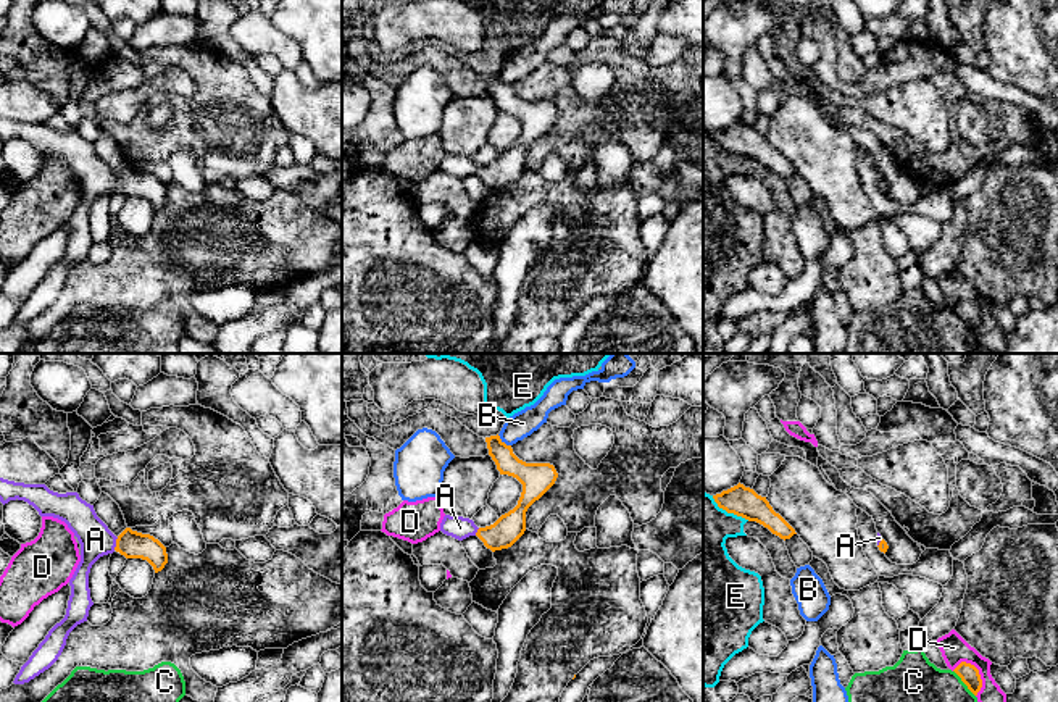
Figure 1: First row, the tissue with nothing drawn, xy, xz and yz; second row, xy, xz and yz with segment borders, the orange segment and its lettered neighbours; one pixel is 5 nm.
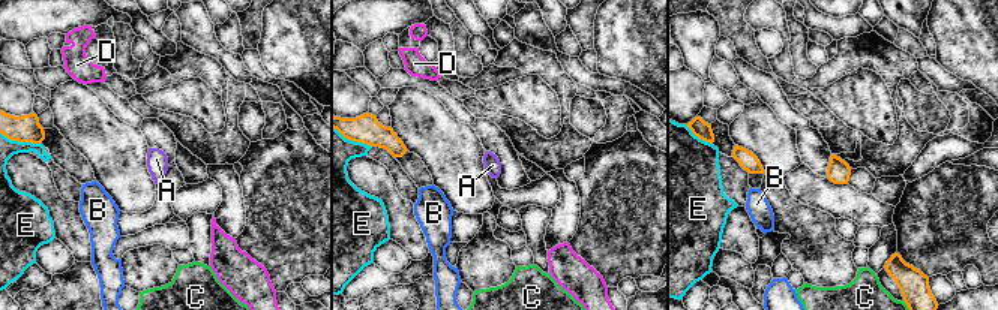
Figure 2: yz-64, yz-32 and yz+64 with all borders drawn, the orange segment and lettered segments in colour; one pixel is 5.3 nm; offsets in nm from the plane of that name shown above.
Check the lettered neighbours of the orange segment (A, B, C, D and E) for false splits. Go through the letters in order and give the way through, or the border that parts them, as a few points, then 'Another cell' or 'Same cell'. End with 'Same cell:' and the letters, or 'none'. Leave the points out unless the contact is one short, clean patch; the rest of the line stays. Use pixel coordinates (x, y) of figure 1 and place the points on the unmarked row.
A: Path across: xy (131, 183), (116, 183), (95, 178). Same cell
B: Another cell
C: Another cell
D: Boundary: yz (962, 299), (978, 309), (981, 328), (976, 334). Another cell
E: Another cell
Same cell: A

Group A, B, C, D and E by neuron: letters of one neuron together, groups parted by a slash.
A / B / C / D / E

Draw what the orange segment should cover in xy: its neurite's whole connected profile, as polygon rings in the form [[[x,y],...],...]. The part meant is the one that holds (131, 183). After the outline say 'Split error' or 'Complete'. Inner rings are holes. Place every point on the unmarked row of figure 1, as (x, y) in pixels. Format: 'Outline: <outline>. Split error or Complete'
Outline: [[[0,116],[0,140],[5,144],[16,137],[32,144],[40,155],[53,155],[65,160],[81,182],[81,200],[69,218],[71,234],[66,253],[48,270],[21,305],[13,321],[24,323],[48,308],[61,294],[69,271],[87,260],[89,249],[94,244],[89,211],[100,195],[116,189],[126,197],[147,198],[158,211],[168,202],[168,192],[158,178],[131,166],[126,166],[116,176],[97,155],[94,144],[82,139],[77,131],[58,132],[45,123],[24,123]]]. Split error

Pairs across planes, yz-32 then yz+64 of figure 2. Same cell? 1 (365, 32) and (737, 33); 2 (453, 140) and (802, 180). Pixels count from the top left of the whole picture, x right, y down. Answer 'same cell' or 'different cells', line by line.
1: different cells
2: different cells

